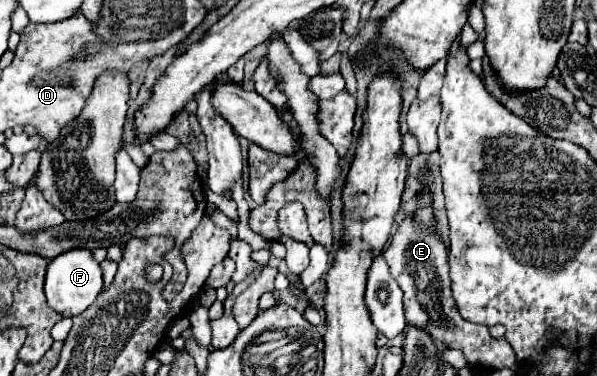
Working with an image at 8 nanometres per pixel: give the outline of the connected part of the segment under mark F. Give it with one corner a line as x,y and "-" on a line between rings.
72,249
68,253
62,253
60,257
52,259
52,263
48,263
44,291
46,291
46,301
54,311
62,313
64,317
74,317
80,311
86,311
100,295
102,291
100,265
92,259
92,253
88,249

